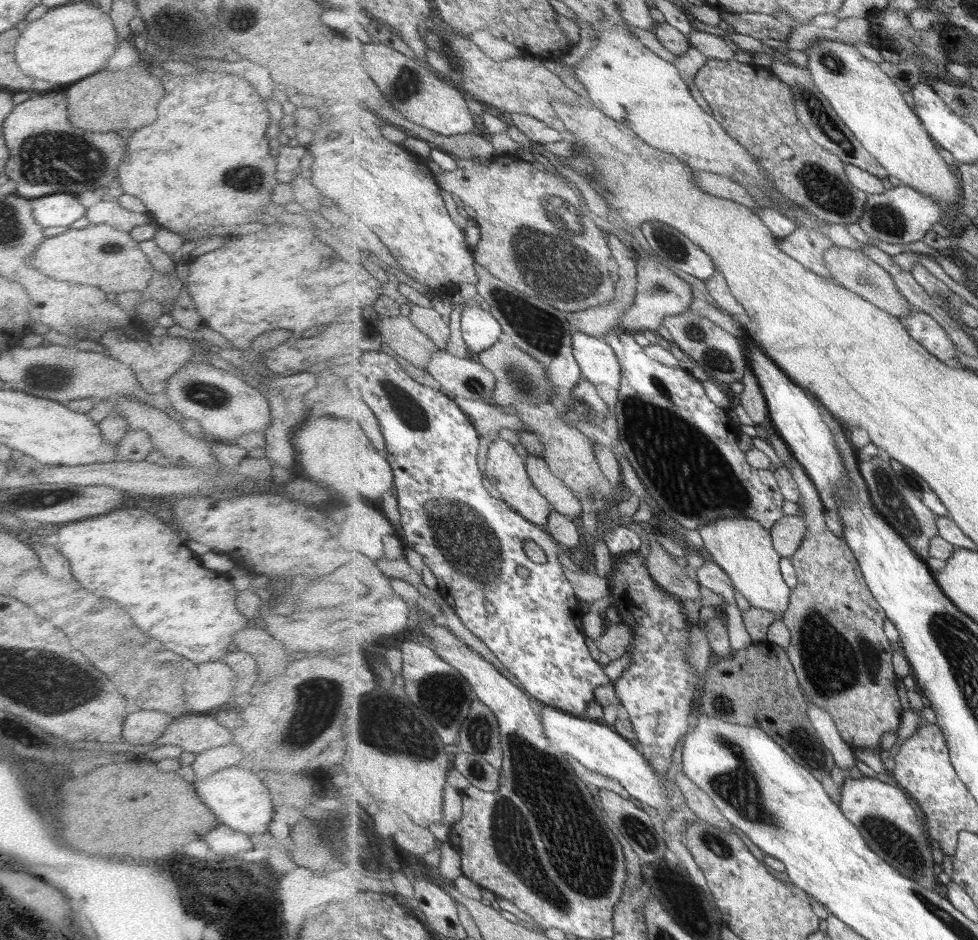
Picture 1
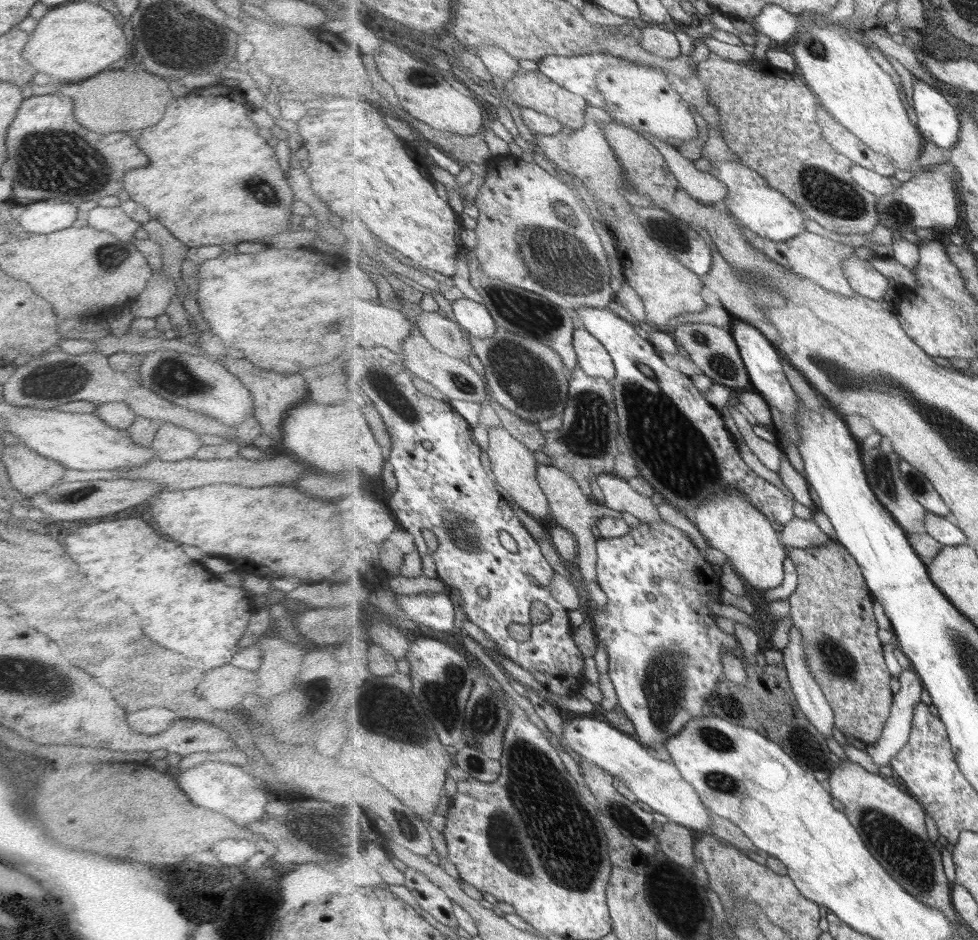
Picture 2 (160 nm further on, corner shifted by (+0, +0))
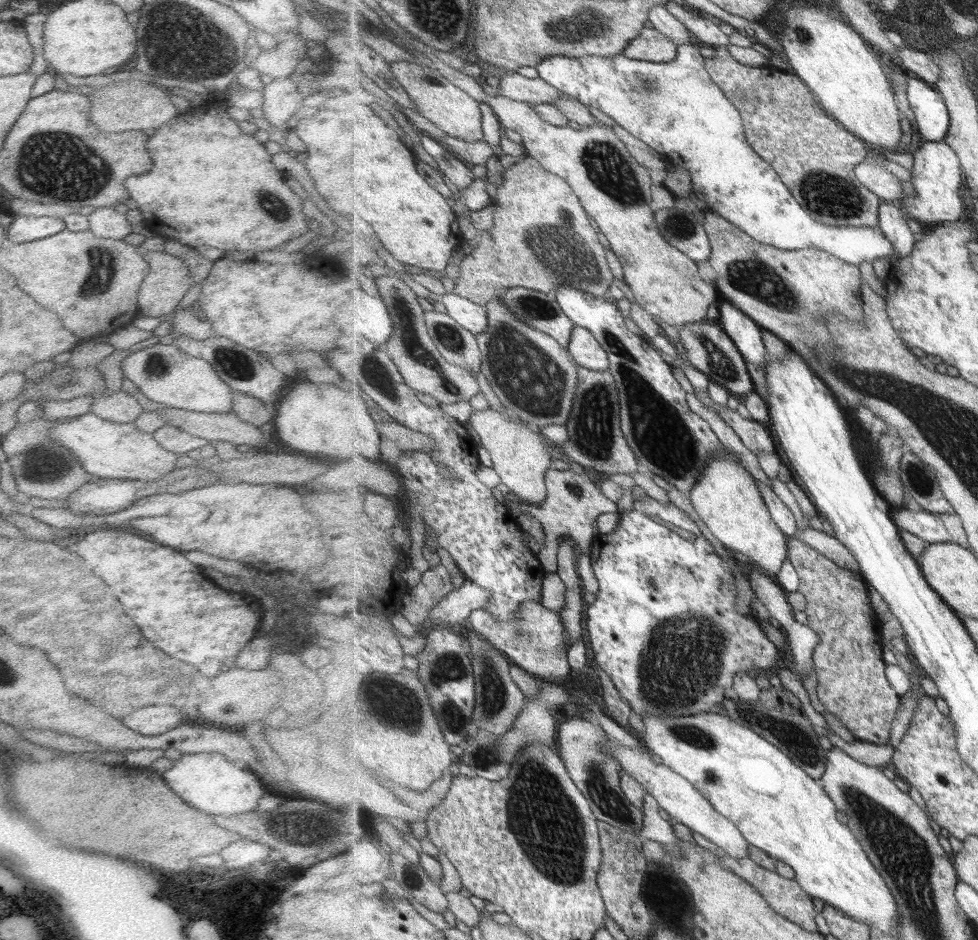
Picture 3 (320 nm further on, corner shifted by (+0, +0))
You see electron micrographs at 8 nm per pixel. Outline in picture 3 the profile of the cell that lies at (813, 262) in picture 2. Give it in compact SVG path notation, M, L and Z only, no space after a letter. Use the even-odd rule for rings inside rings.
M711 210L705 212L704 220L704 227L712 245L712 256L708 262L716 271L716 288L720 293L720 299L731 301L759 326L771 330L789 344L803 342L815 351L815 348L836 346L834 336L828 327L828 314L839 312L851 322L864 320L866 314L863 312L861 284L865 280L856 265L815 247L801 251L783 251L769 244L762 244L755 241L744 229L731 224L725 217Z

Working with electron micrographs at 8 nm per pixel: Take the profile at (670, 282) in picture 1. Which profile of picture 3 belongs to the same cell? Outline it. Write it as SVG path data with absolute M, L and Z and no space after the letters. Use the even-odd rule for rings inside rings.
M439 60L433 64L455 86L468 92L477 101L492 106L502 127L521 136L521 144L529 156L538 160L548 172L565 178L573 186L577 196L581 196L590 218L610 242L636 302L653 316L674 327L708 321L707 310L713 302L720 300L720 293L716 286L701 278L693 259L665 240L652 207L653 180L649 176L649 169L645 169L620 140L617 128L599 124L575 130L569 126L549 124L535 112L532 104L498 94L489 96L481 92L480 84L463 71L455 70Z

